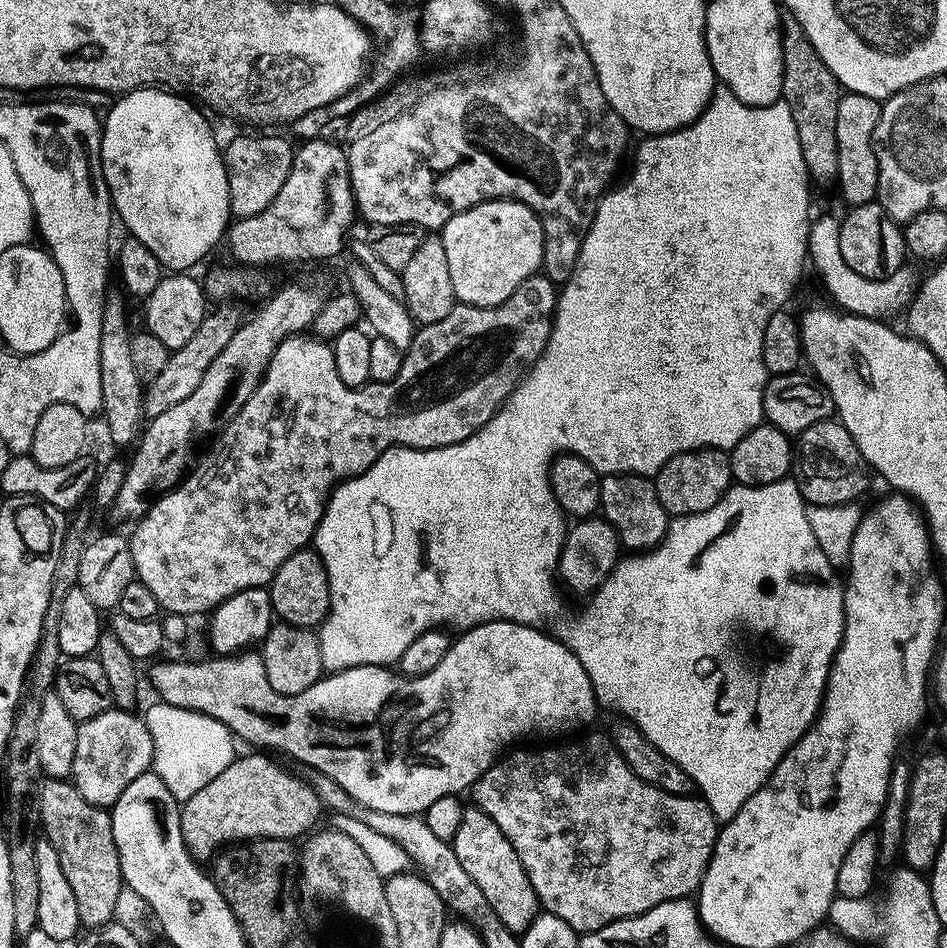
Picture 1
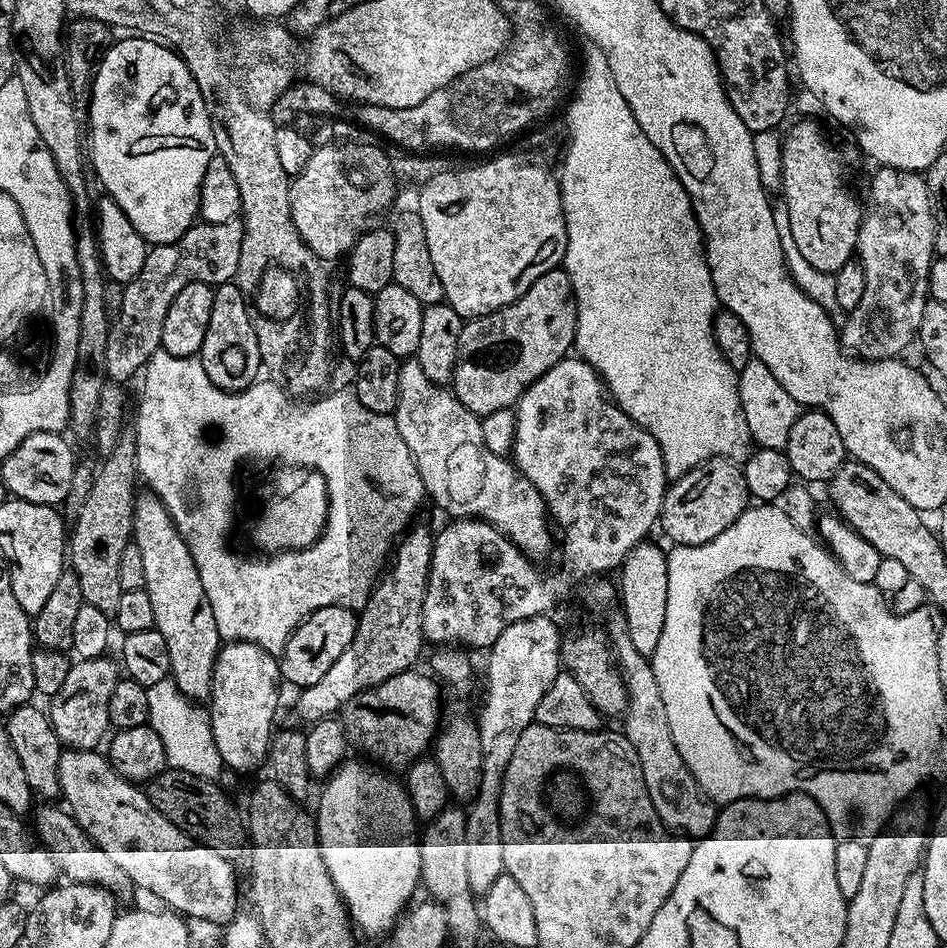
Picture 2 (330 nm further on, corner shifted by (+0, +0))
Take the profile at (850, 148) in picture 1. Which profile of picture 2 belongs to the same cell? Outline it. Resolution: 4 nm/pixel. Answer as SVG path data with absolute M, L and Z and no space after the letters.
M800 120L788 136L783 137L783 148L781 150L781 182L782 202L788 208L790 218L790 234L794 234L794 243L798 251L806 257L806 262L814 266L814 270L822 270L835 274L846 266L848 260L853 259L856 252L856 243L860 237L860 226L862 223L862 204L852 197L848 184L844 181L844 160L840 152L824 137L824 132L812 120Z

